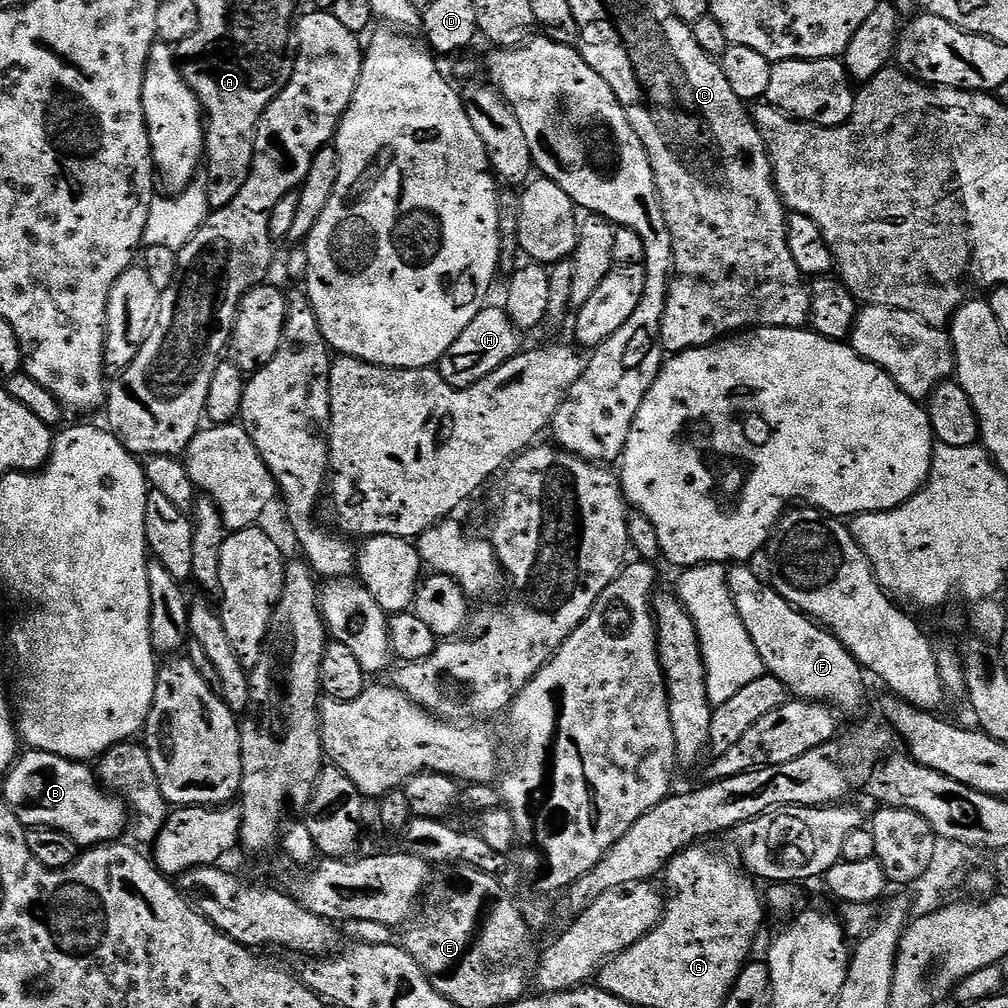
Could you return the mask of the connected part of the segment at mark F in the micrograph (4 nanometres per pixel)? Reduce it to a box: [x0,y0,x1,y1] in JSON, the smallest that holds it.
[728,562,865,713]

